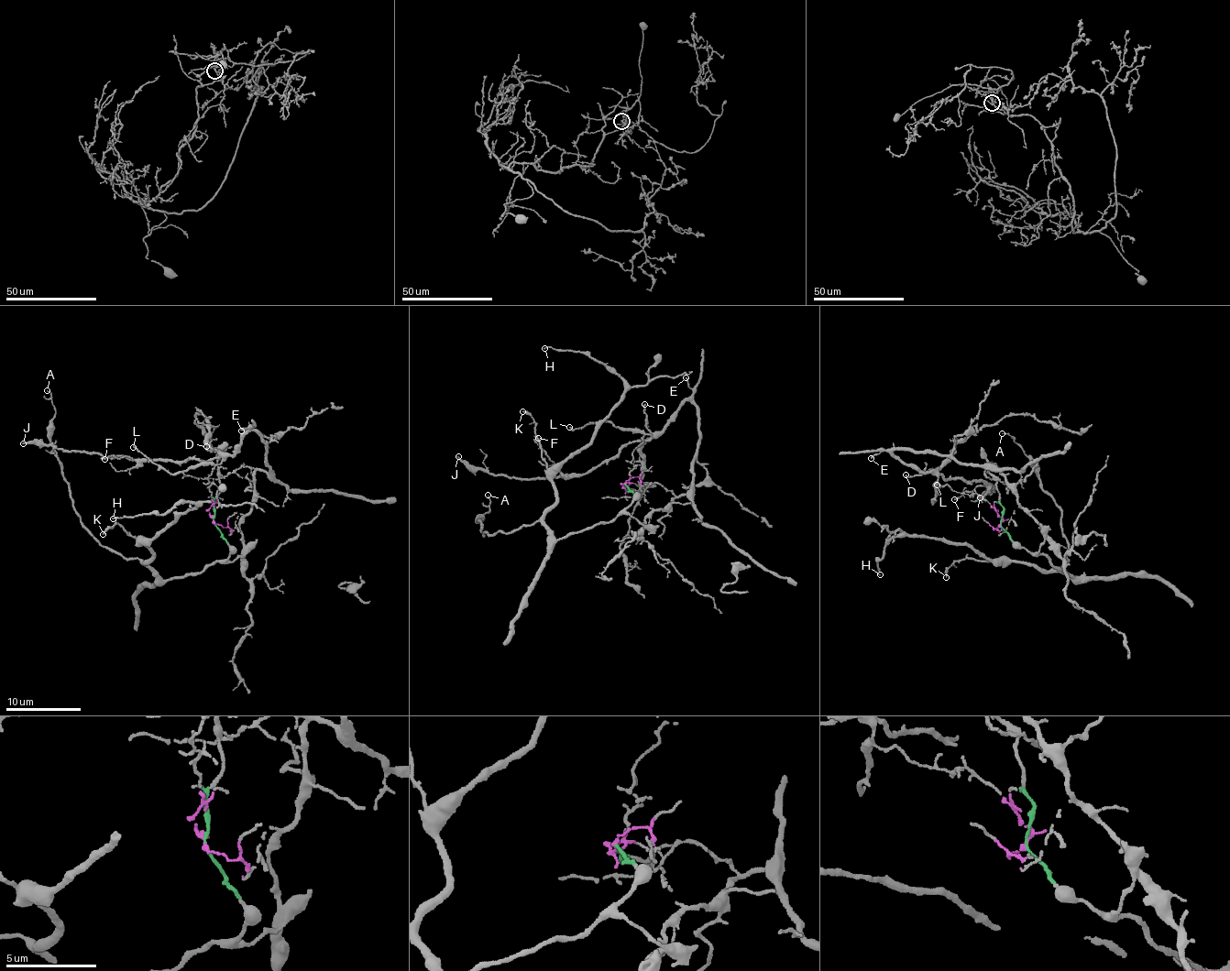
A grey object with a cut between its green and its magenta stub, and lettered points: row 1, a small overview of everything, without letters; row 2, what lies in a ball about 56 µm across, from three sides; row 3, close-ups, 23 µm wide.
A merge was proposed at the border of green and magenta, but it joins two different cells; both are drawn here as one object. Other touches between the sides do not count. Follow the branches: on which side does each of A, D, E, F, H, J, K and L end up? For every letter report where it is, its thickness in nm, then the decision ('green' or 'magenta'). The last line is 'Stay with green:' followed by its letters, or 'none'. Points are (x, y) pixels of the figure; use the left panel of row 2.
A: place (47, 390); calibre 100 nm; green
D: place (206, 446); calibre 140 nm; magenta
E: place (241, 430); calibre 140 nm; magenta
F: place (104, 459); calibre 170 nm; magenta
H: place (113, 518); calibre 120 nm; green
J: place (23, 443); calibre 200 nm; magenta
K: place (103, 534); calibre 200 nm; green
L: place (133, 447); calibre 150 nm; magenta
Stay with green: A, H, K

